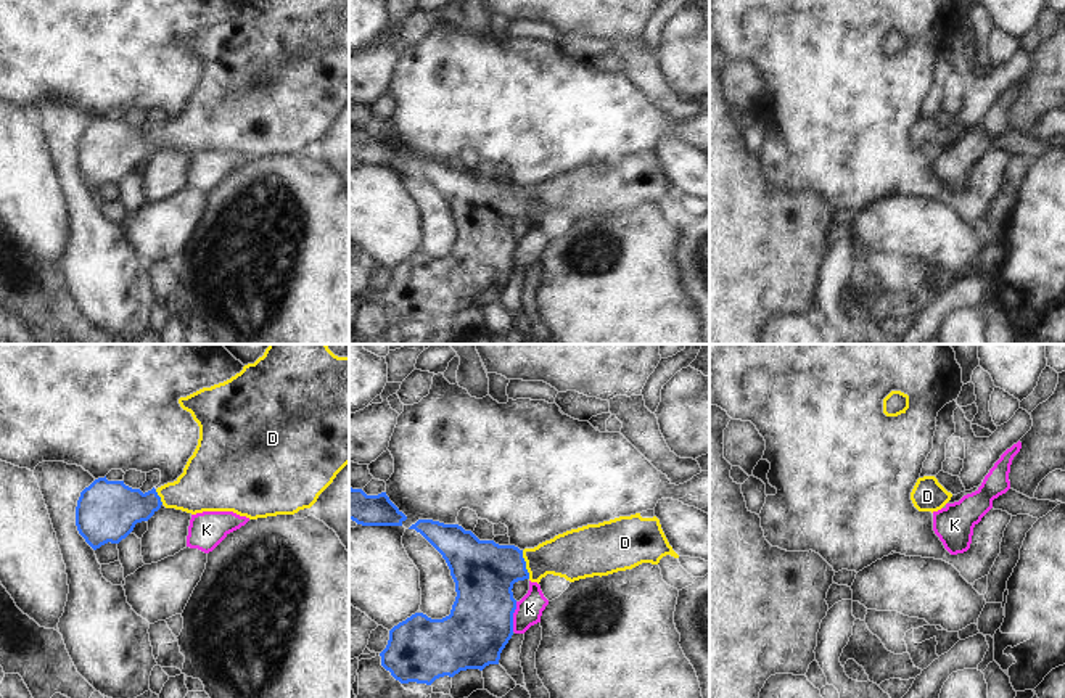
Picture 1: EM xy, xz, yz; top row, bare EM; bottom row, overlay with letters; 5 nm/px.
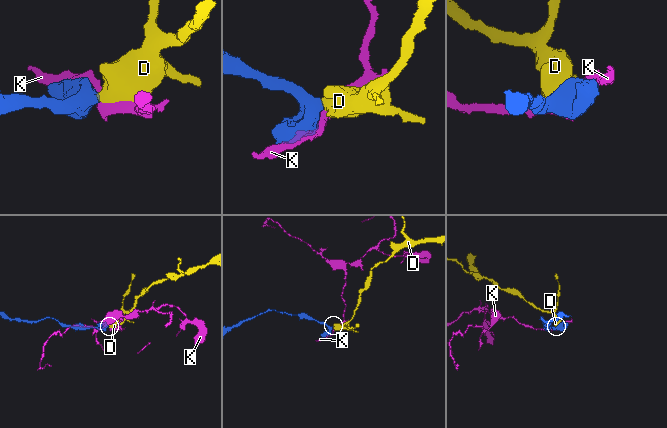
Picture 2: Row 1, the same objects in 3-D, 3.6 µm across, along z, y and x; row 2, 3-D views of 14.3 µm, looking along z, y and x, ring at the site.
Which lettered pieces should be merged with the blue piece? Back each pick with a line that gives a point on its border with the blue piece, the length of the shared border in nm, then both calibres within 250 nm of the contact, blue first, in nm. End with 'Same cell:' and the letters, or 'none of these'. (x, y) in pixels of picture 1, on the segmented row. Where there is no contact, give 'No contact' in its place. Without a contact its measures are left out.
D: Touches blue at xz (525, 565). Shared border 150 nm. Thickness 300 nm (blue) against 240 nm
Same cell: D.

